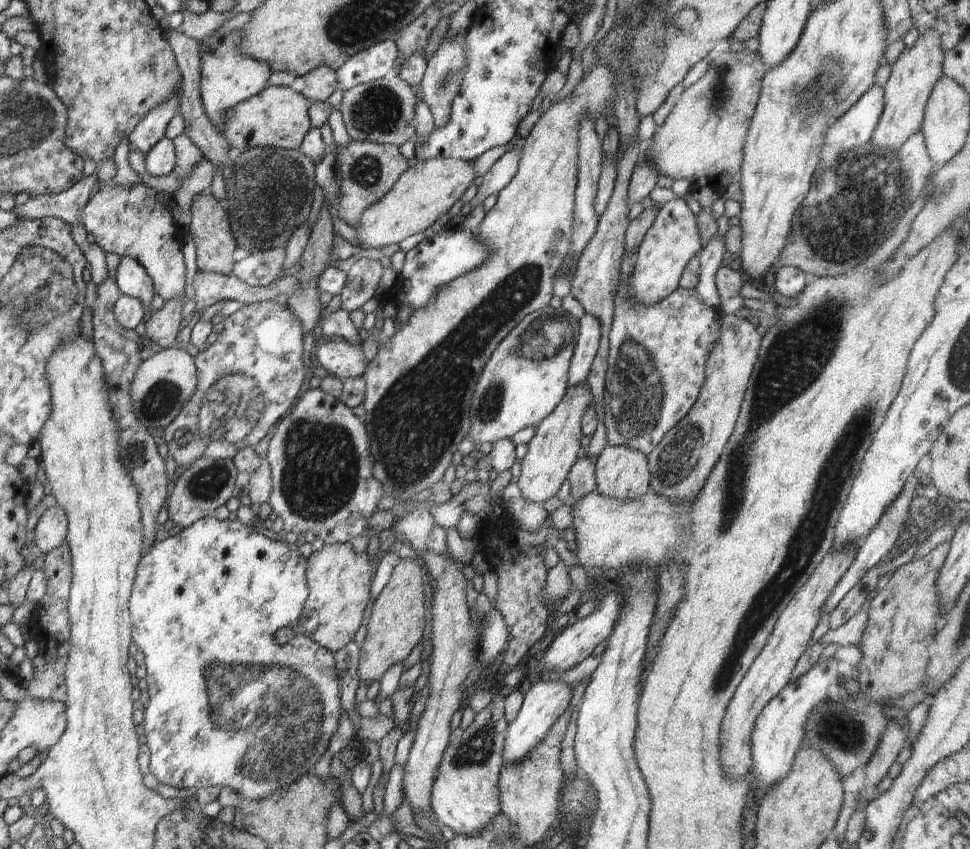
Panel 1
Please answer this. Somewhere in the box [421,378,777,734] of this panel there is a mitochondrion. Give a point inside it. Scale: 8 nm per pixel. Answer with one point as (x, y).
(676, 462)

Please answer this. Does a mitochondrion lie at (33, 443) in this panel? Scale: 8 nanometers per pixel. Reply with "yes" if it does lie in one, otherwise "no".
no

